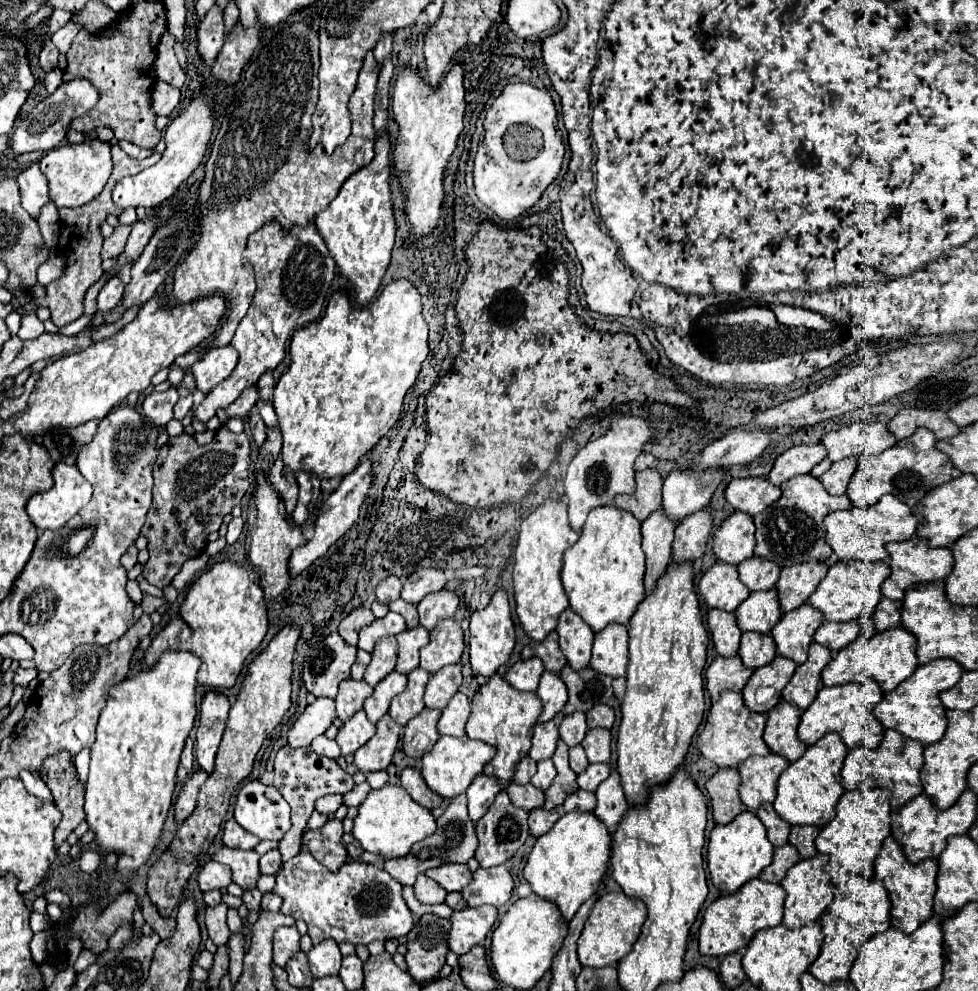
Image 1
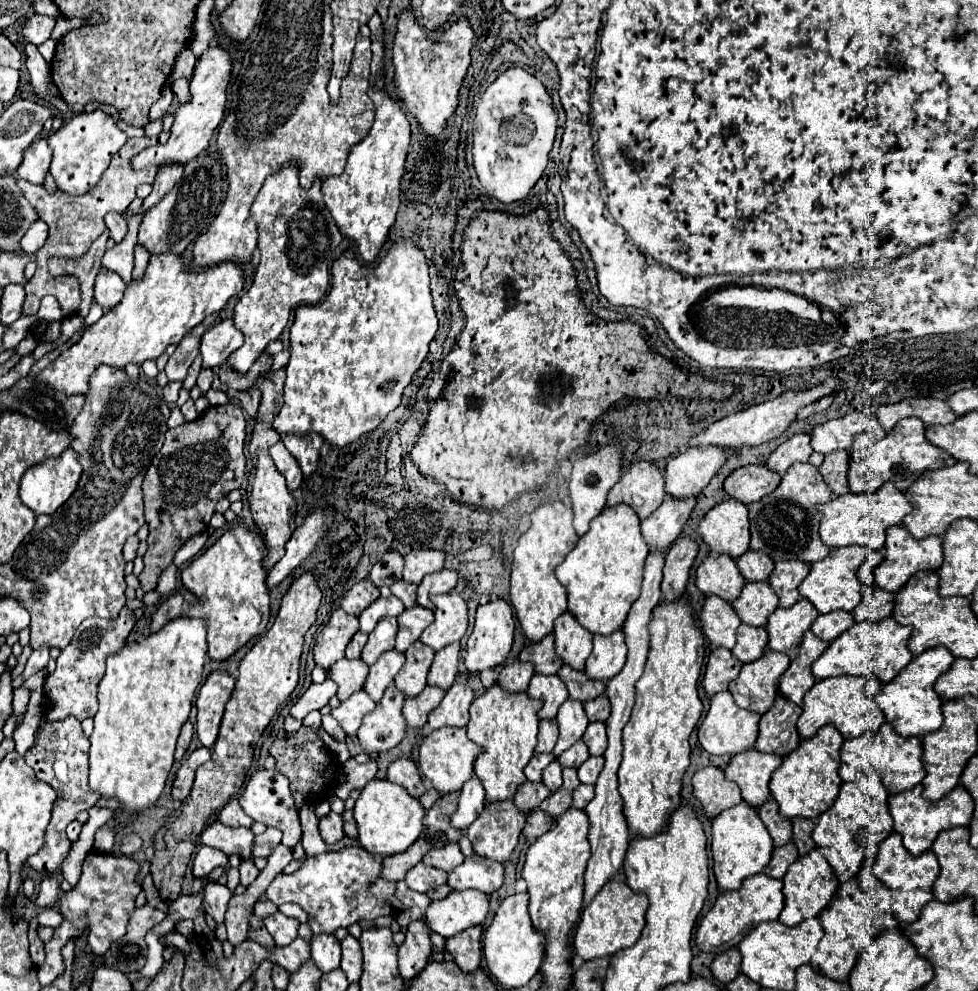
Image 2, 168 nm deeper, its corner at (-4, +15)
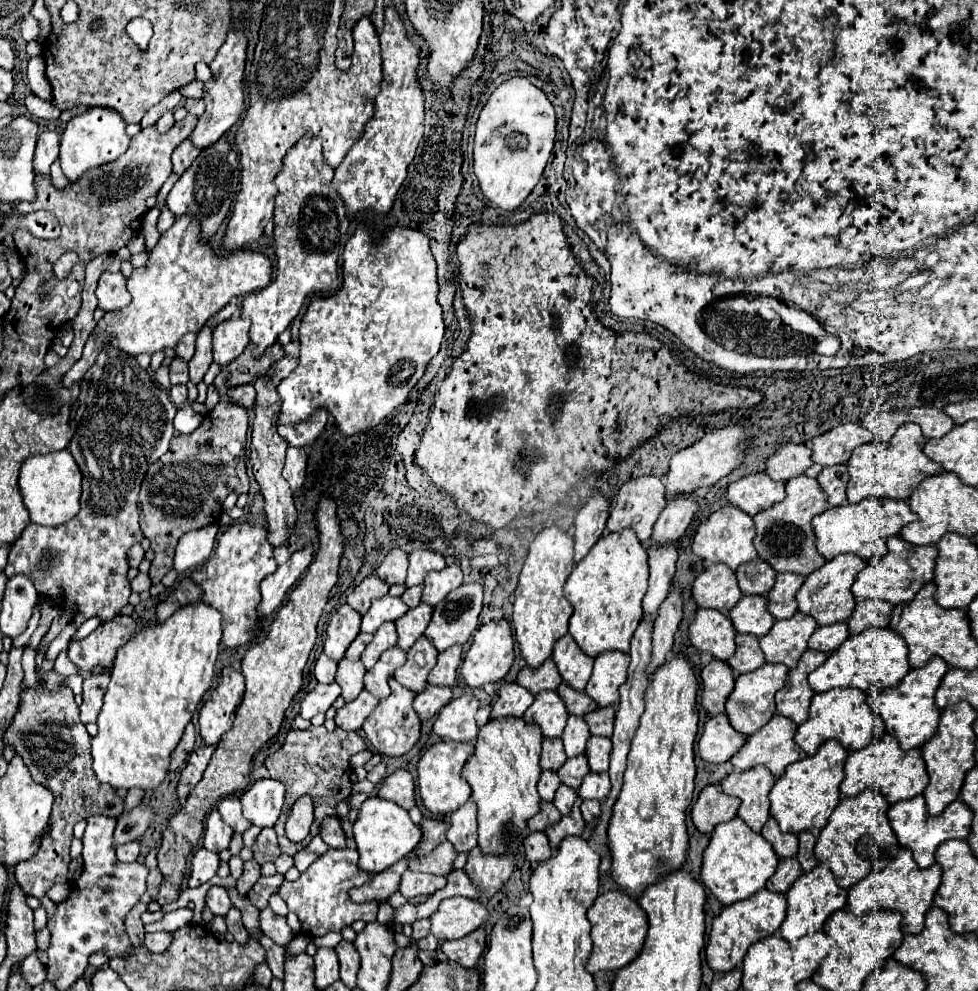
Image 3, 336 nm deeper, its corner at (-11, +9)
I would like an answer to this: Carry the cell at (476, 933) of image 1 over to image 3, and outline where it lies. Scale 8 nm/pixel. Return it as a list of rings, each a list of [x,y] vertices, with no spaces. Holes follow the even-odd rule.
[[[450,897],[444,899],[438,909],[430,915],[432,935],[440,941],[460,939],[472,931],[476,931],[488,917],[488,911],[476,899]]]

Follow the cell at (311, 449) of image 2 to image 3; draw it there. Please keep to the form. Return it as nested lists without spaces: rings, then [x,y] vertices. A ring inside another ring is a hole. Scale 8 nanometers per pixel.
[[[318,409],[306,421],[302,421],[298,425],[278,425],[278,433],[294,447],[312,445],[316,441],[316,437],[324,431],[326,415],[328,413],[324,409]]]

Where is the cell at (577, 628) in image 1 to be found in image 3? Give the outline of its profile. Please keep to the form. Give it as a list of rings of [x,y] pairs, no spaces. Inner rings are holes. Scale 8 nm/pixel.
[[[564,635],[554,645],[552,661],[558,667],[558,673],[564,679],[564,683],[568,683],[576,691],[584,691],[584,687],[592,675],[594,659],[588,659],[588,655],[584,655],[580,651],[580,647],[576,647],[576,643],[572,643],[570,635]]]

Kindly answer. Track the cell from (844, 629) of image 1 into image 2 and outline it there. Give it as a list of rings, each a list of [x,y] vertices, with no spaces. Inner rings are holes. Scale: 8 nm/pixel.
[[[831,611],[825,615],[819,615],[811,627],[811,631],[821,637],[823,641],[837,639],[843,631],[847,631],[855,623],[853,615],[849,611]]]

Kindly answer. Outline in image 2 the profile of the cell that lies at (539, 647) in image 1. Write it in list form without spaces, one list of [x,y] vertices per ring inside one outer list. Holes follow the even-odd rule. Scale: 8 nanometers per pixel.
[[[553,633],[545,635],[537,643],[531,643],[531,653],[530,646],[527,646],[522,650],[518,658],[523,662],[533,661],[535,671],[545,673],[545,675],[555,675],[563,665],[561,657],[555,653],[555,637],[553,637]]]

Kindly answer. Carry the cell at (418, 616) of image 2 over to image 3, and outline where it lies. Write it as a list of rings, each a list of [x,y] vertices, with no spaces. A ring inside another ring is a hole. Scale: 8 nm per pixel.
[[[420,603],[414,609],[408,609],[406,615],[396,619],[396,633],[398,633],[398,647],[408,651],[418,637],[422,637],[424,629],[428,627],[432,617],[432,607],[428,603]]]

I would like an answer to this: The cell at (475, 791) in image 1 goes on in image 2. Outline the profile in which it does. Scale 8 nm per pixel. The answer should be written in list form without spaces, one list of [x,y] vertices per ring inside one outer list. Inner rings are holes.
[[[473,777],[461,789],[459,807],[451,817],[451,825],[457,829],[467,829],[479,817],[483,807],[485,807],[485,787],[477,777]]]

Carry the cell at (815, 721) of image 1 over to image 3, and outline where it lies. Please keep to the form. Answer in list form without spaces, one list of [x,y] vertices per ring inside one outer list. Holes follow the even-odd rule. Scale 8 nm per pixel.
[[[830,689],[824,693],[816,693],[812,697],[810,715],[798,727],[794,741],[808,755],[814,755],[818,751],[818,747],[822,743],[826,743],[828,739],[836,739],[838,743],[842,743],[842,747],[846,751],[856,751],[856,749],[862,749],[864,745],[868,745],[874,737],[882,735],[882,731],[884,731],[882,725],[884,723],[880,721],[880,717],[870,709],[866,693],[856,691],[856,689]]]

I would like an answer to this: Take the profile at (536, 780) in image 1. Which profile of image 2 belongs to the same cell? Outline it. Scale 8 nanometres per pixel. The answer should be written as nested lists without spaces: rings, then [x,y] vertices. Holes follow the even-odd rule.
[[[555,757],[545,769],[543,769],[543,783],[553,791],[561,787],[561,763]]]

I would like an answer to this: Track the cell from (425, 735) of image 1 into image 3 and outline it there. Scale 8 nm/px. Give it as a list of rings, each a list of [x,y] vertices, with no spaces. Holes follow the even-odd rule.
[[[426,685],[422,693],[414,699],[414,709],[420,715],[422,721],[432,719],[446,703],[450,703],[452,691],[450,687],[438,687],[438,685]]]

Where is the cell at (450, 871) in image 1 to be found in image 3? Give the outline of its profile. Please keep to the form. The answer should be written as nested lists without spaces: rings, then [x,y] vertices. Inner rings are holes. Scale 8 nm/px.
[[[444,841],[438,845],[432,853],[428,855],[410,855],[408,857],[408,869],[410,871],[422,871],[422,873],[432,873],[432,875],[448,875],[452,871],[452,861],[456,859],[456,849],[452,843]]]

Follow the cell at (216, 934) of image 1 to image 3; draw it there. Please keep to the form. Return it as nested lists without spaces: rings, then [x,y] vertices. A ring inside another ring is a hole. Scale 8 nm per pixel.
[[[210,887],[208,889],[208,895],[206,895],[206,905],[210,907],[210,911],[214,915],[226,915],[228,909],[232,907],[230,899],[228,899],[228,893],[224,887]]]

